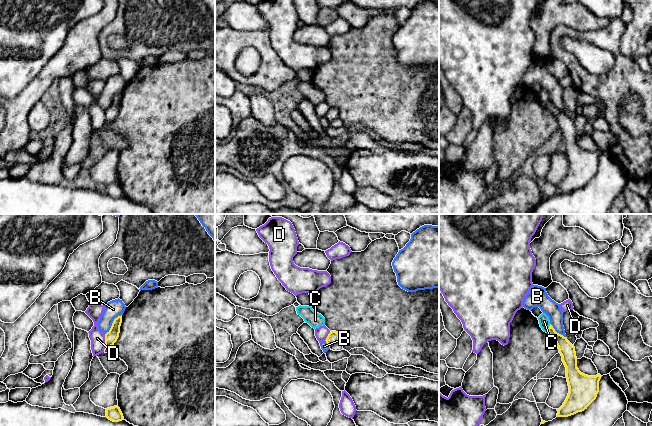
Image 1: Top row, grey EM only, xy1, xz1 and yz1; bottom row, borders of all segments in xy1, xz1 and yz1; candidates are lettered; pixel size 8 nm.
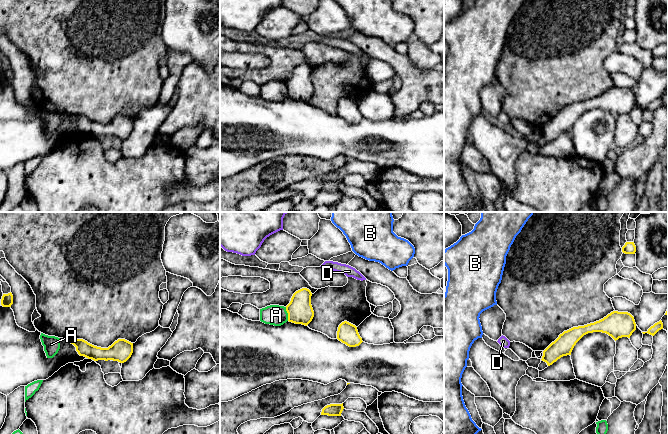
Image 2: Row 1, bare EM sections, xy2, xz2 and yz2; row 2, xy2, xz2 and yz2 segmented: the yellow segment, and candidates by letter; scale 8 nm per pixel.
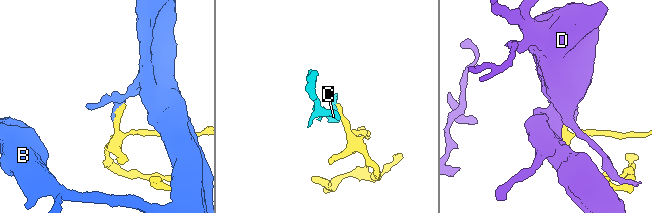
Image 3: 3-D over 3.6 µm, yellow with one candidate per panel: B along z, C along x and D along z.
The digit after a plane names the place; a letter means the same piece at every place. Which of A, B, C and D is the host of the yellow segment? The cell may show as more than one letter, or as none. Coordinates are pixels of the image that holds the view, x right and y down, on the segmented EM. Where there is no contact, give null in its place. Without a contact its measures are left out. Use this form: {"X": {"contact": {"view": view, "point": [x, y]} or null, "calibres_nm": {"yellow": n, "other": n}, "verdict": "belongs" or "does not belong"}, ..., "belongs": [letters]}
{"A": {"contact": {"view": "xz2", "point": [288, 314]}, "calibres_nm": {"yellow": 200, "other": 170}, "verdict": "does not belong"}, "B": {"contact": {"view": "xy1", "point": [112, 323]}, "calibres_nm": {"yellow": 100, "other": 140}, "verdict": "does not belong"}, "C": {"contact": {"view": "yz1", "point": [548, 328]}, "calibres_nm": {"yellow": 120, "other": 90}, "verdict": "does not belong"}, "D": {"contact": {"view": "xy1", "point": [105, 343]}, "calibres_nm": {"yellow": 100, "other": 120}, "verdict": "does not belong"}, "belongs": []}

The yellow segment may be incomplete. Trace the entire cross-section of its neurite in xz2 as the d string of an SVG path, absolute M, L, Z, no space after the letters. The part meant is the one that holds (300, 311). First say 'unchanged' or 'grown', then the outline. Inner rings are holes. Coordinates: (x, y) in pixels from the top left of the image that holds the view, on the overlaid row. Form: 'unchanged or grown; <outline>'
unchanged; M302 288L293 294L290 303L286 306L289 322L307 326L312 321L314 311L311 296L312 293L307 288Z

